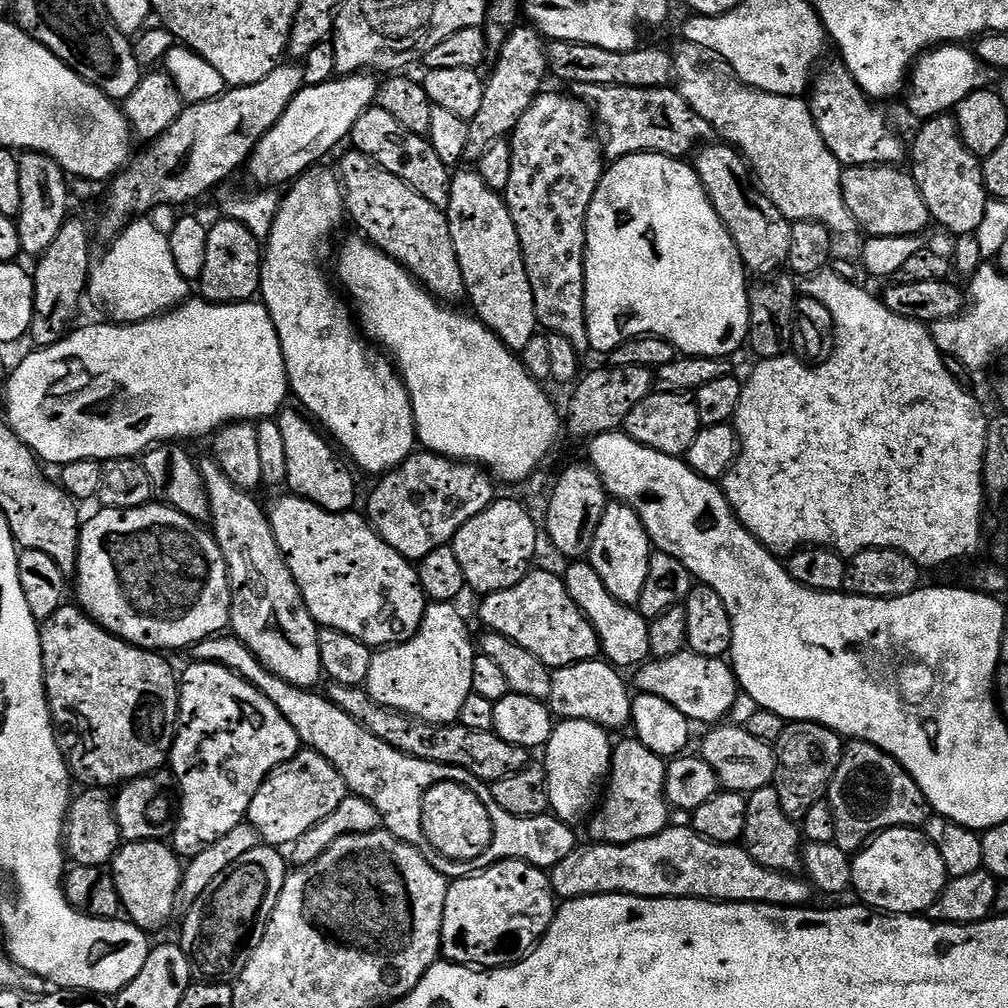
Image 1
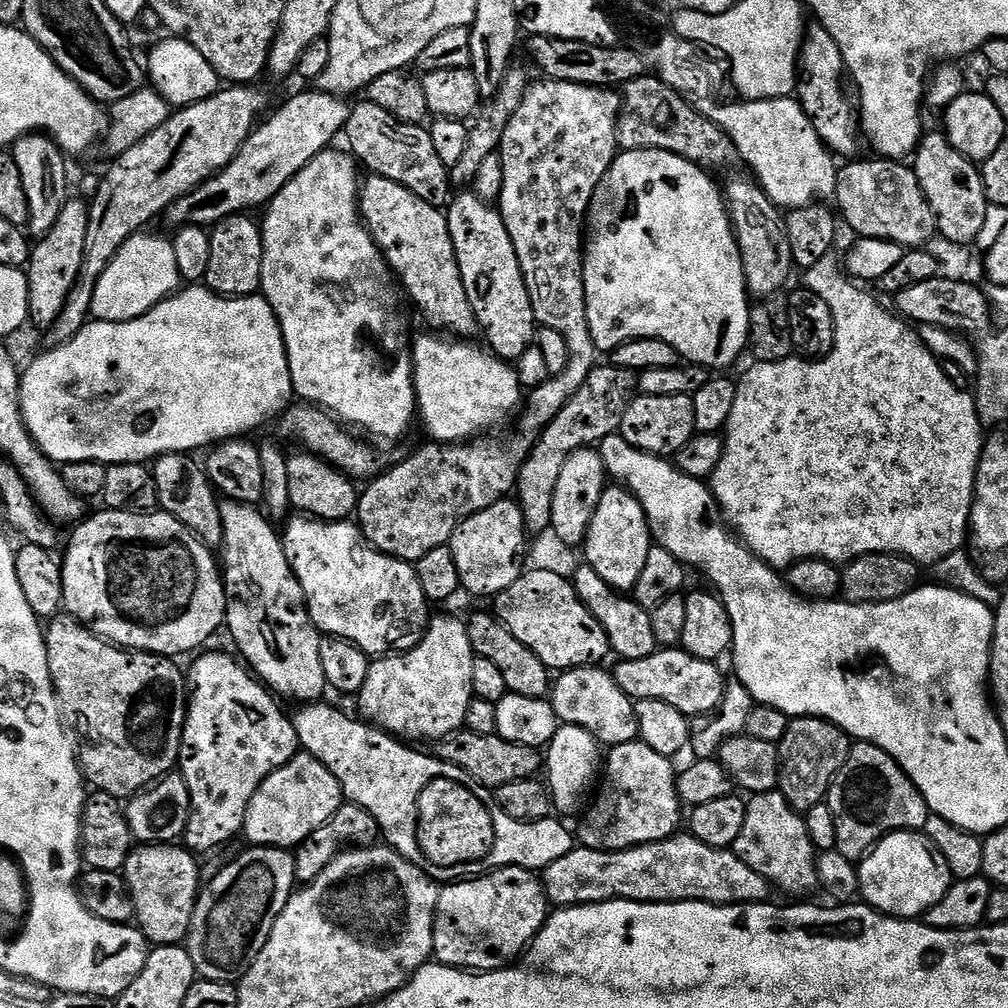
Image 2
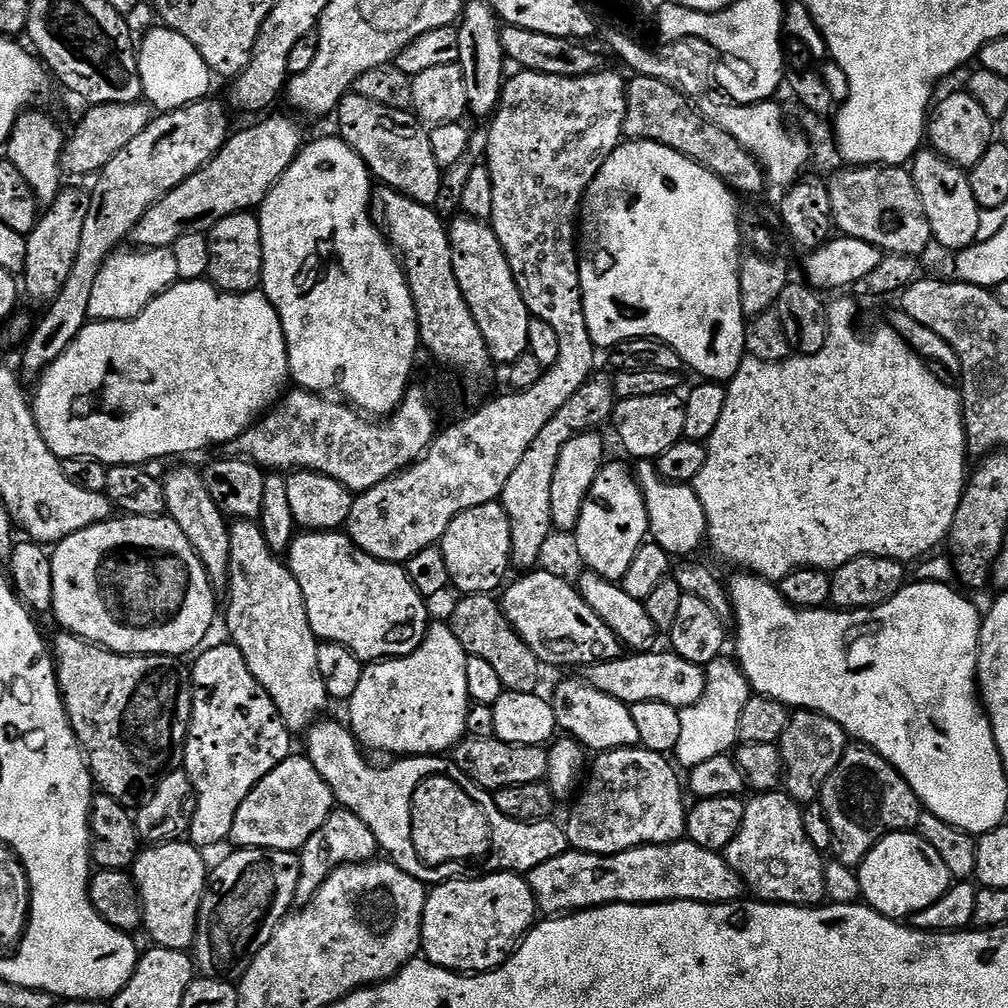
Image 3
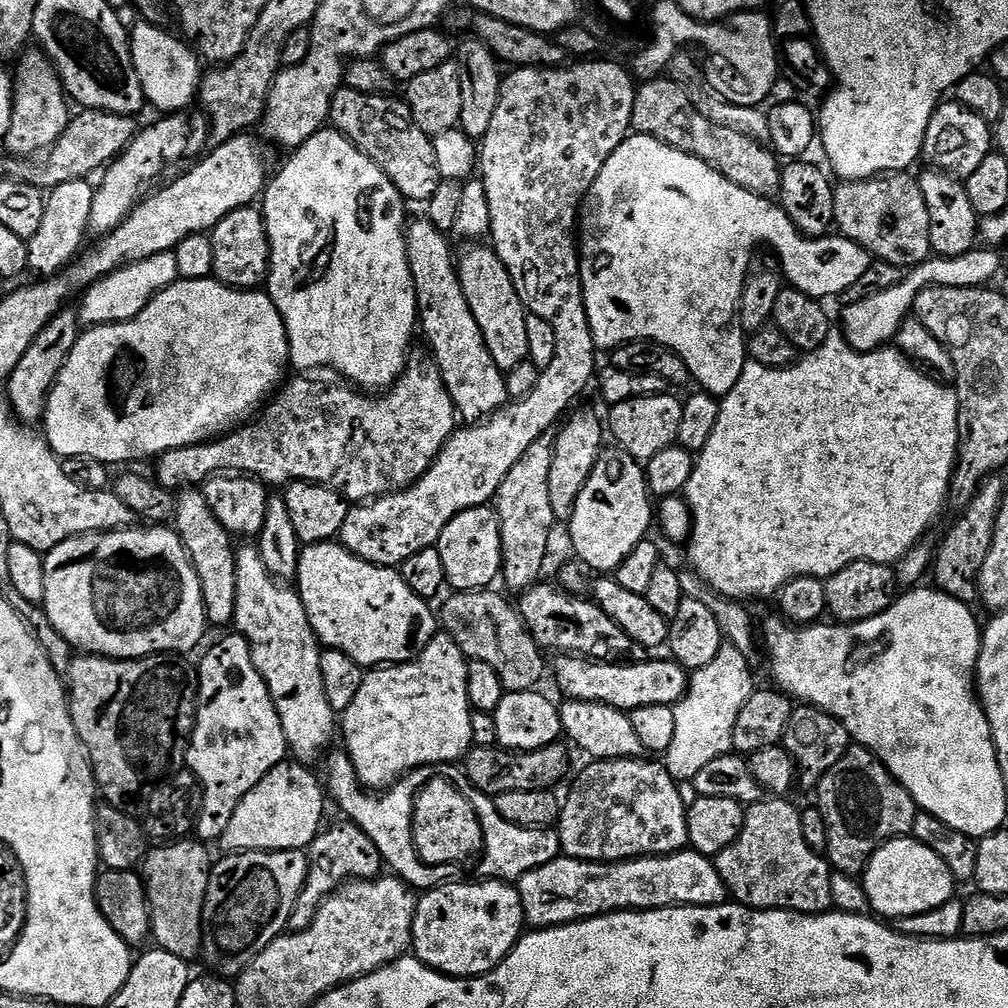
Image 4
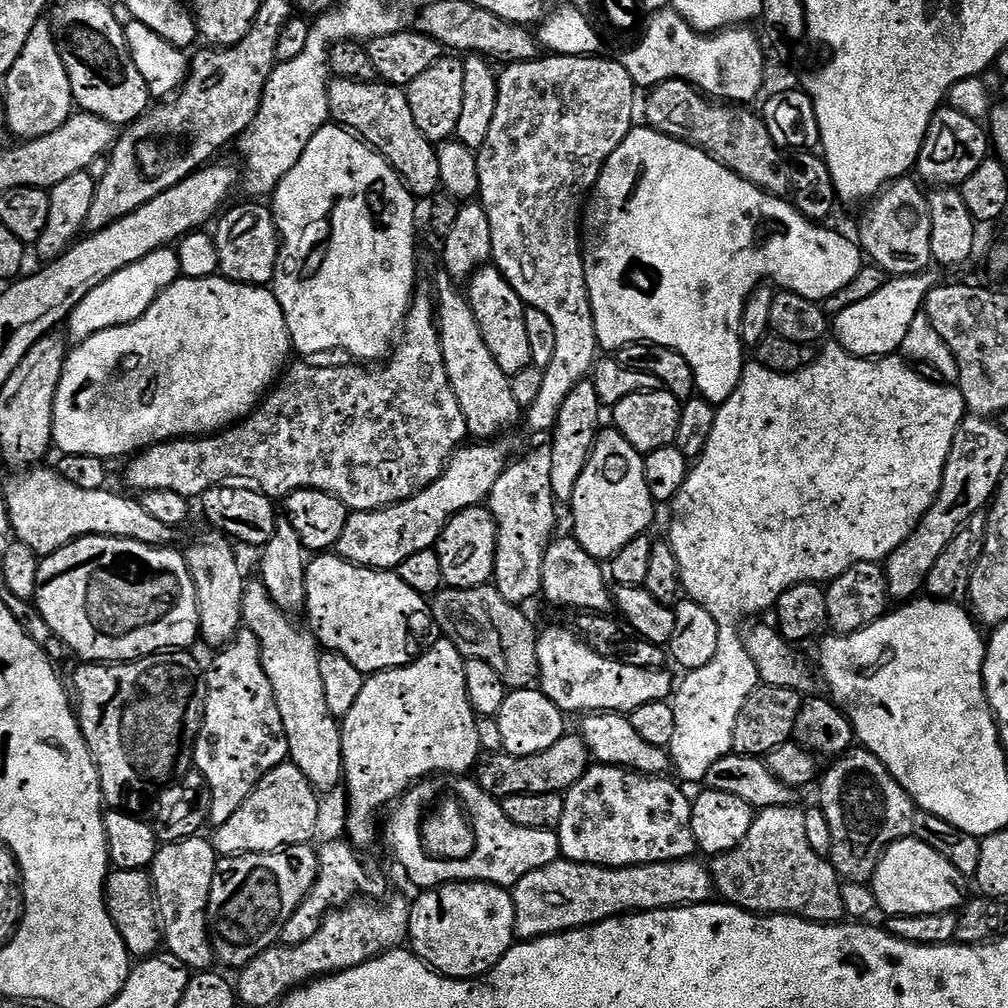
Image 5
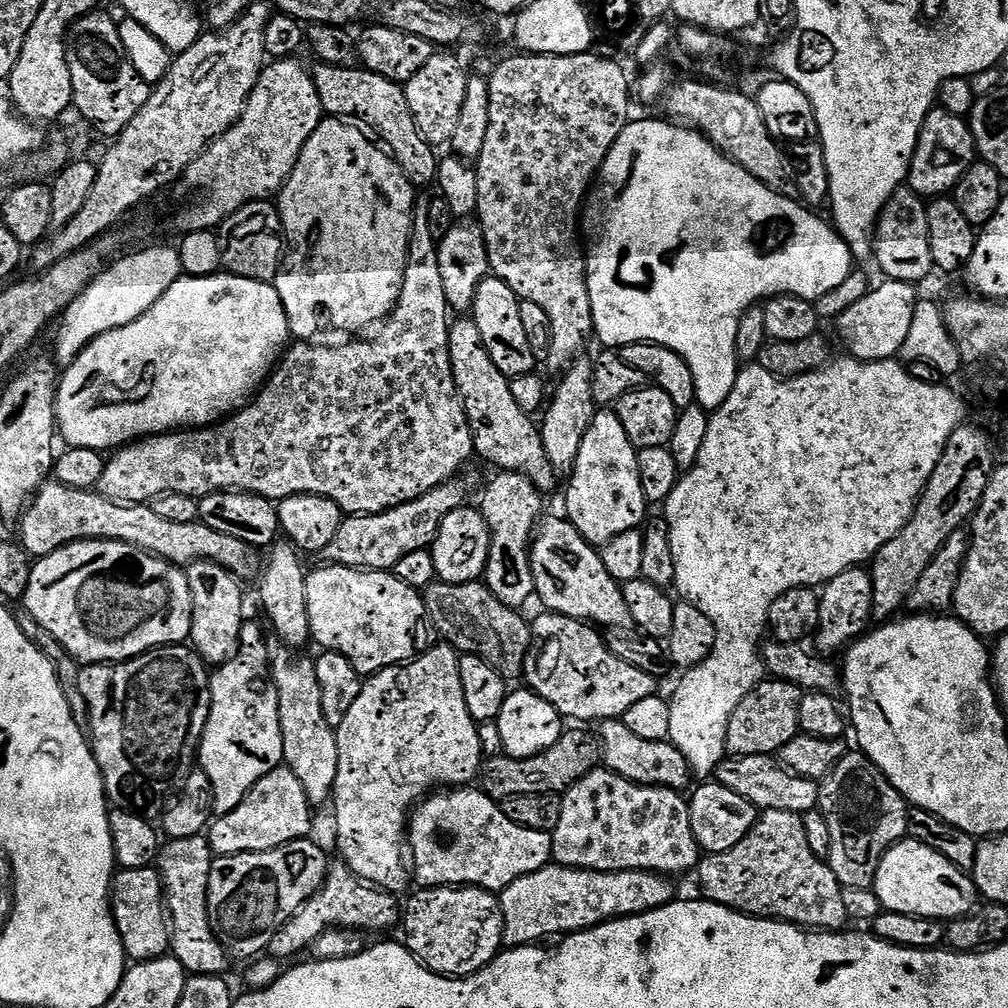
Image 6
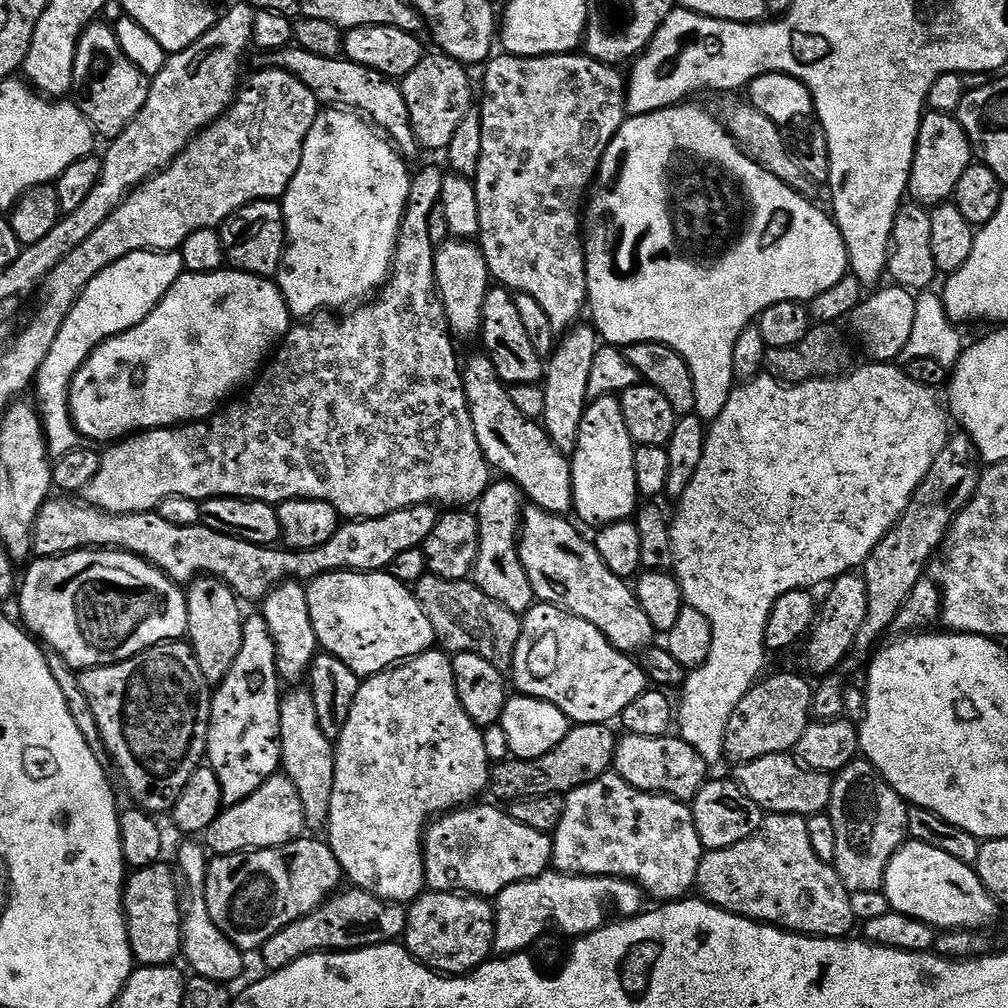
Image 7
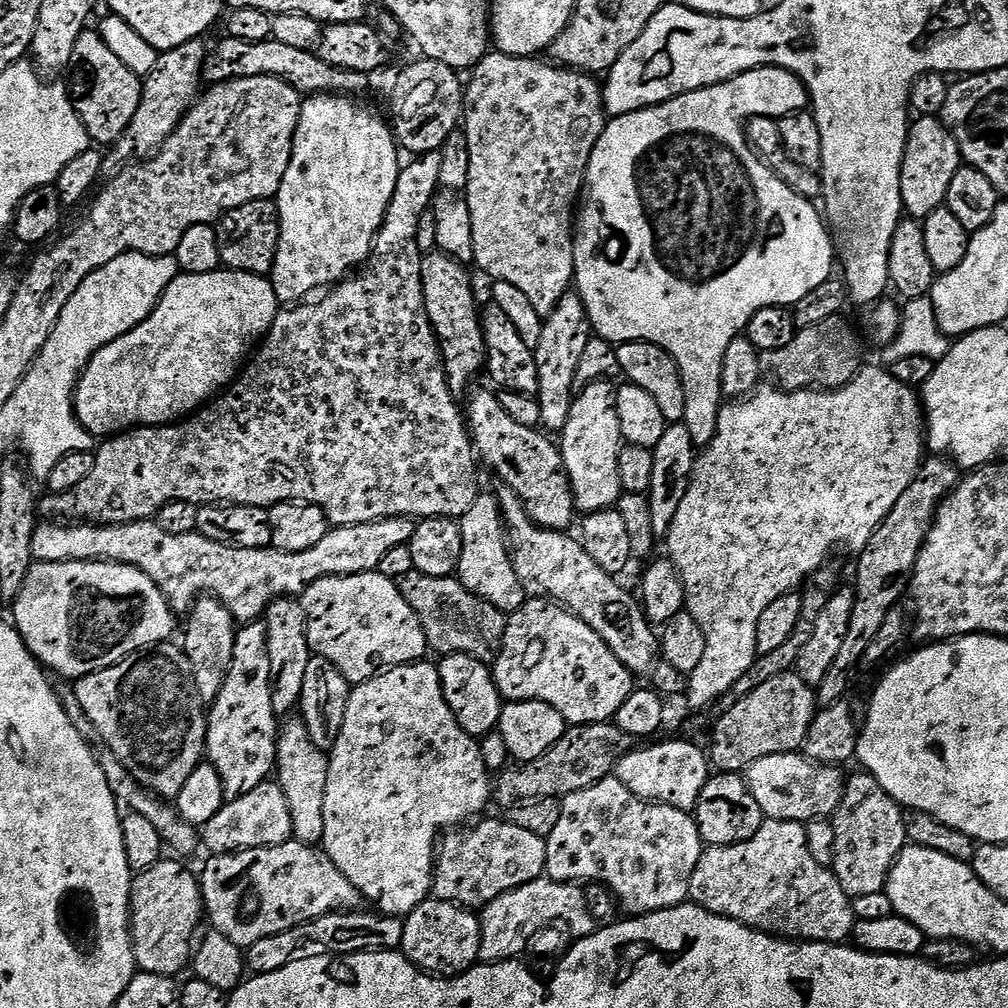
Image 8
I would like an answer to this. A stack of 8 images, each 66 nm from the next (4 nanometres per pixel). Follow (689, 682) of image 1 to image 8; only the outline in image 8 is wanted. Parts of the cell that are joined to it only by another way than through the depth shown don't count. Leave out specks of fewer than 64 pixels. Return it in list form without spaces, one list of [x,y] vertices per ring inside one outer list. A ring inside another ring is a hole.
[[[528,598],[517,612],[511,613],[507,617],[504,625],[504,637],[502,638],[502,646],[496,653],[494,663],[491,665],[492,677],[496,679],[496,685],[500,691],[501,697],[505,701],[513,700],[537,700],[538,702],[546,702],[550,706],[554,706],[554,710],[558,710],[558,714],[562,714],[562,718],[572,726],[577,724],[606,724],[615,717],[616,711],[620,709],[626,702],[626,698],[630,698],[630,694],[634,691],[634,673],[626,667],[624,663],[618,659],[610,650],[610,646],[606,646],[606,642],[594,630],[590,630],[590,626],[586,626],[586,622],[582,622],[579,616],[573,612],[569,612],[567,608],[547,599],[547,598]]]

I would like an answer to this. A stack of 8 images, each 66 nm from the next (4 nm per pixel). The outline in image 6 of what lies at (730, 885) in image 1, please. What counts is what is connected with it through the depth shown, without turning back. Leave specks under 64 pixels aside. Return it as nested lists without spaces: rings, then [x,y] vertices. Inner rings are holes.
[[[555,862],[549,863],[548,867],[534,874],[518,878],[518,882],[499,893],[500,909],[504,915],[504,944],[508,948],[523,948],[543,941],[540,940],[543,936],[559,937],[607,924],[621,916],[641,916],[643,912],[652,912],[677,899],[678,892],[672,884],[675,883],[659,872],[591,872],[585,868],[566,868]]]

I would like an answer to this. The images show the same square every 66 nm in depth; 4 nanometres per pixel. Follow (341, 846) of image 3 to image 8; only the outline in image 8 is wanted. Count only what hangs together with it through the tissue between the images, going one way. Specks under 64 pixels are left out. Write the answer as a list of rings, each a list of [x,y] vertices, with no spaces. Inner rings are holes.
[[[375,911],[331,912],[329,916],[320,916],[291,928],[289,932],[274,934],[254,942],[246,950],[246,968],[252,976],[270,974],[282,970],[291,960],[313,954],[339,954],[348,956],[352,952],[394,952],[400,948],[404,933],[404,920],[399,916],[385,916]]]

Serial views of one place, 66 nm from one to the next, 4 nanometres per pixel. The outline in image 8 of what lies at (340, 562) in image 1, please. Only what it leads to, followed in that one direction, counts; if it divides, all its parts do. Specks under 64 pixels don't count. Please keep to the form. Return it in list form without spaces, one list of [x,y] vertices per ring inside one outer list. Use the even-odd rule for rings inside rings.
[[[378,570],[374,572],[359,572],[353,576],[327,576],[326,578],[322,578],[318,582],[310,585],[308,591],[303,593],[302,603],[306,610],[306,622],[308,623],[308,645],[312,648],[315,655],[329,660],[348,679],[349,685],[358,685],[363,680],[368,680],[372,676],[377,675],[381,670],[397,668],[400,664],[415,664],[423,661],[425,659],[424,652],[427,653],[429,651],[428,639],[424,633],[422,622],[418,618],[418,614],[414,614],[410,602],[406,602],[406,598],[402,598],[399,583],[390,578],[386,578]]]

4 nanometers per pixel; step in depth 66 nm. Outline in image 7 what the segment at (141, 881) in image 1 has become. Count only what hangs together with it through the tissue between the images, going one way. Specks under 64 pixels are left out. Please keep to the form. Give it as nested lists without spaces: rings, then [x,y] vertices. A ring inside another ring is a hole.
[[[188,838],[176,852],[176,864],[179,879],[182,881],[182,915],[180,918],[180,942],[182,960],[193,969],[195,975],[210,978],[210,982],[218,982],[225,986],[232,983],[244,972],[245,953],[218,926],[214,926],[214,918],[210,918],[210,910],[206,910],[206,874],[208,873],[209,853],[203,843]],[[180,867],[180,872],[179,868]],[[184,879],[184,880],[183,880]]]

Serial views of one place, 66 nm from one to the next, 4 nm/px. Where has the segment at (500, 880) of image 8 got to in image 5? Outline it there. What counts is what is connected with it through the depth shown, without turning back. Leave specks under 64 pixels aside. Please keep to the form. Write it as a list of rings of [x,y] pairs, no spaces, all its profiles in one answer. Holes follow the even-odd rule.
[[[440,774],[440,794],[442,800],[460,800],[460,804],[448,804],[454,806],[452,816],[448,820],[462,820],[456,826],[442,826],[438,828],[426,828],[422,826],[424,834],[426,830],[432,830],[432,834],[426,834],[428,840],[428,852],[430,858],[426,858],[426,850],[422,846],[422,838],[418,836],[418,818],[426,816],[426,812],[436,814],[440,808],[436,806],[434,810],[426,810],[424,804],[430,796],[436,794],[436,786],[432,784],[434,776],[429,776],[420,781],[419,784],[412,785],[395,805],[396,813],[388,820],[388,825],[383,825],[382,836],[388,839],[388,848],[396,855],[398,863],[404,867],[404,872],[408,875],[410,883],[416,890],[427,890],[438,888],[442,884],[455,884],[457,882],[479,882],[482,884],[494,884],[497,888],[511,889],[526,874],[538,870],[542,866],[550,866],[560,855],[560,838],[553,830],[530,830],[526,826],[518,826],[506,818],[506,814],[500,808],[500,800],[497,797],[486,794],[480,789],[480,785],[475,779],[464,774],[452,774],[452,788],[444,786],[448,782],[448,774]],[[460,806],[460,808],[456,808]],[[438,830],[438,832],[436,832]],[[450,832],[452,836],[460,836],[458,832],[464,832],[464,836],[472,836],[472,860],[470,860],[470,840],[458,842],[458,838],[452,838],[452,856],[450,856]],[[462,850],[462,856],[460,856]],[[444,856],[444,860],[440,858]],[[448,856],[448,860],[446,860]]]

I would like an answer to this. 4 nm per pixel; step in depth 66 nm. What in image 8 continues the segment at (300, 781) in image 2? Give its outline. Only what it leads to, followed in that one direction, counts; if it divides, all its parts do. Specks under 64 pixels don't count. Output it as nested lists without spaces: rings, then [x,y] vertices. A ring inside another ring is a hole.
[[[265,782],[254,786],[250,794],[242,794],[238,798],[227,801],[210,818],[210,822],[202,825],[202,844],[212,854],[221,852],[245,852],[251,848],[269,848],[285,844],[293,839],[290,822],[290,802],[286,802],[286,794],[282,794],[279,783]]]

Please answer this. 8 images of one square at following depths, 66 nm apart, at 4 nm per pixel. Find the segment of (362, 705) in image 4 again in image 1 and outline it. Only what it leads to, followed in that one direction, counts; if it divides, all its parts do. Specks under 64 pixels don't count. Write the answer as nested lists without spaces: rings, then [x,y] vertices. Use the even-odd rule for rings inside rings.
[[[432,602],[424,609],[422,626],[414,638],[405,644],[393,644],[379,649],[372,657],[370,674],[366,681],[366,691],[374,702],[396,712],[403,712],[406,716],[413,716],[416,720],[423,720],[426,724],[454,724],[459,721],[462,706],[472,692],[474,678],[474,662],[478,655],[474,636],[468,633],[468,624],[462,613],[452,602]]]

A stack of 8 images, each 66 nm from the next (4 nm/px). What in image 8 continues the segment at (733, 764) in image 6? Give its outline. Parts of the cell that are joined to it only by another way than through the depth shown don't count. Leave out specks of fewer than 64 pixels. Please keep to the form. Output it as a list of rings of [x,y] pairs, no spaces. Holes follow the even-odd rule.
[[[799,751],[790,753],[770,754],[759,758],[746,771],[748,789],[754,794],[754,802],[764,811],[769,820],[789,820],[790,822],[807,822],[831,817],[844,797],[845,773],[839,767],[830,764],[814,764]]]

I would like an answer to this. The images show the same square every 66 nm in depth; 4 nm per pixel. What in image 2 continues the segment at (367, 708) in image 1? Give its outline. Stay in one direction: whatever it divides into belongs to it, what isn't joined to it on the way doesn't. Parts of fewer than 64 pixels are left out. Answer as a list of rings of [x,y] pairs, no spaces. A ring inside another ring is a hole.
[[[467,730],[452,732],[448,736],[435,741],[434,755],[437,760],[445,760],[448,764],[458,766],[469,781],[475,782],[481,789],[495,790],[510,782],[531,780],[542,768],[541,749],[522,746],[514,742],[506,742],[501,736],[483,736]]]

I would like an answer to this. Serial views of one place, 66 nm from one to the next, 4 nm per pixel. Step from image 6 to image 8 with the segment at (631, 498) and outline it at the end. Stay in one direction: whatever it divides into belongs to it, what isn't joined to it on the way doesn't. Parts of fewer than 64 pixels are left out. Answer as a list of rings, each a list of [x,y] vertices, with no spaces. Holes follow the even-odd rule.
[[[608,378],[594,380],[579,392],[570,406],[564,431],[558,436],[560,457],[572,483],[572,495],[576,497],[577,509],[584,514],[616,508],[622,495],[618,474],[622,437],[616,405],[617,385],[612,382]]]

